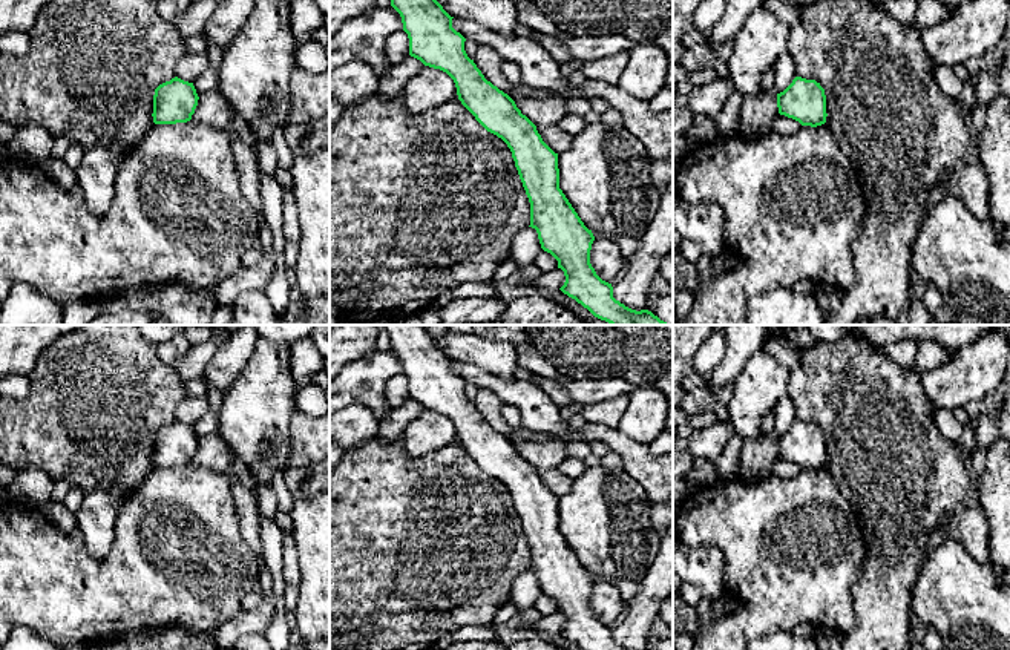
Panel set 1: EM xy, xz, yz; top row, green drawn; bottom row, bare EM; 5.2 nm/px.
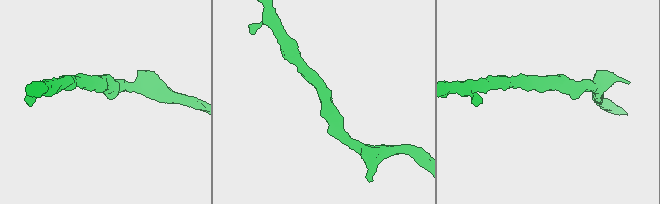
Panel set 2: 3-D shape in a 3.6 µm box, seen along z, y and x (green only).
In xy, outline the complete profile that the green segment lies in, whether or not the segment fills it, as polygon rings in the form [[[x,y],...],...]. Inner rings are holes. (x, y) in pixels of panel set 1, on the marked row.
[[[178,77],[159,84],[153,95],[153,123],[176,124],[190,121],[198,100],[193,83]]]

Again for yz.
[[[795,77],[777,94],[779,113],[798,121],[802,126],[817,127],[826,123],[825,89],[815,80]]]

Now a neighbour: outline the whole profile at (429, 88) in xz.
[[[425,66],[403,89],[405,107],[411,115],[425,113],[457,95],[454,80],[443,71]]]

